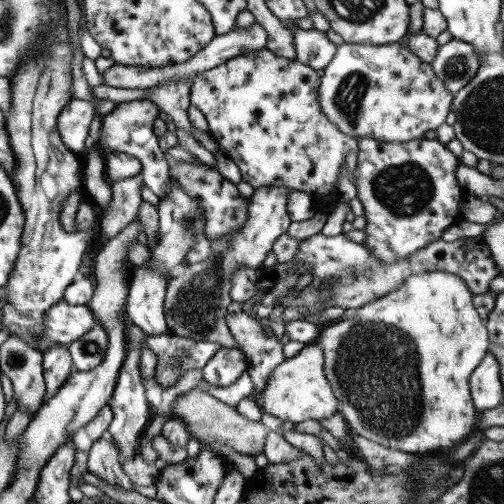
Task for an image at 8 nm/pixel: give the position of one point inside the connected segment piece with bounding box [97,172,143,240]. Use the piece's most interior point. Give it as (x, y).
(126, 194)

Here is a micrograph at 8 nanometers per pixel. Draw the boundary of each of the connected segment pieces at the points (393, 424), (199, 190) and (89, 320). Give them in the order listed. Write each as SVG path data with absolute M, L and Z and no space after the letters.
M442 271L421 272L409 276L404 284L394 292L389 292L357 309L354 318L343 317L338 321L321 325L320 334L314 343L322 349L324 374L332 387L334 396L338 399L338 411L354 434L373 440L386 448L418 456L435 450L447 450L450 447L456 447L478 429L477 422L479 422L480 412L473 403L469 379L472 372L489 352L490 342L488 341L486 325L472 305L473 297L474 294L470 292L468 285L459 276Z
M178 161L169 167L170 176L174 177L182 190L186 190L186 194L196 202L196 206L200 206L205 210L206 238L212 242L224 235L230 234L236 229L241 229L246 222L247 214L250 206L249 199L240 197L237 184L226 180L216 169L216 166L207 166L207 164L186 163Z
M62 299L45 312L44 336L51 342L69 345L98 325L88 304L71 305Z

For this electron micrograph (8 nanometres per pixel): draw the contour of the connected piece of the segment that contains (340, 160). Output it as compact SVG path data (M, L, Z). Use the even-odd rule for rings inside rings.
M264 48L246 55L232 57L216 68L194 78L190 103L202 111L211 136L218 141L220 150L240 169L241 180L252 184L254 191L281 182L292 191L306 192L317 201L316 212L330 214L339 203L338 192L341 172L348 152L359 151L359 139L348 136L332 125L320 110L320 78L310 66L296 60L276 56Z

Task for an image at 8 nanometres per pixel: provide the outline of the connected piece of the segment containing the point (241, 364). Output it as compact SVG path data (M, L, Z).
M221 347L202 369L203 379L212 386L230 386L247 370L245 354L238 348Z

